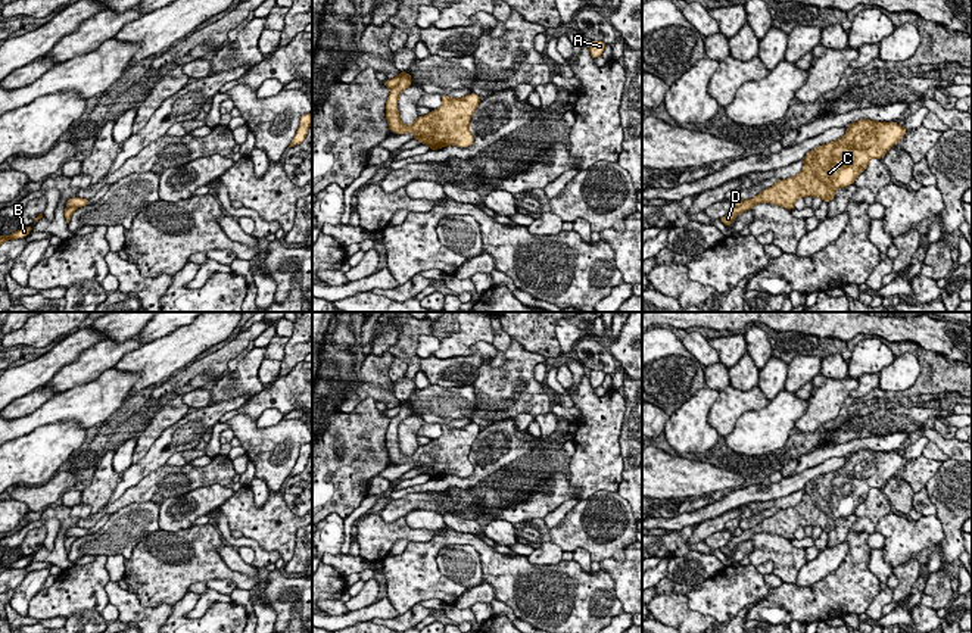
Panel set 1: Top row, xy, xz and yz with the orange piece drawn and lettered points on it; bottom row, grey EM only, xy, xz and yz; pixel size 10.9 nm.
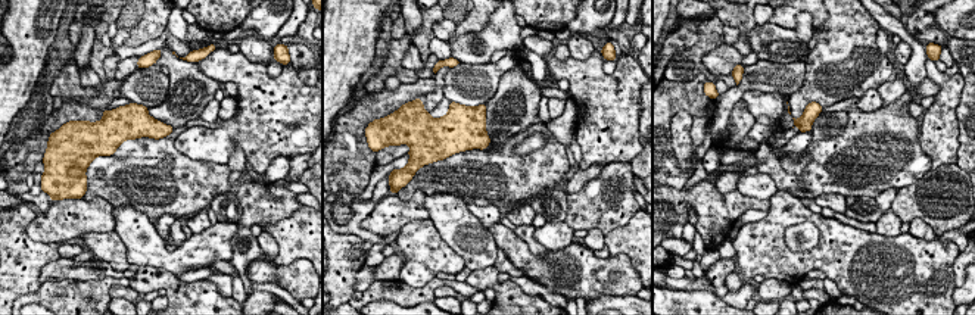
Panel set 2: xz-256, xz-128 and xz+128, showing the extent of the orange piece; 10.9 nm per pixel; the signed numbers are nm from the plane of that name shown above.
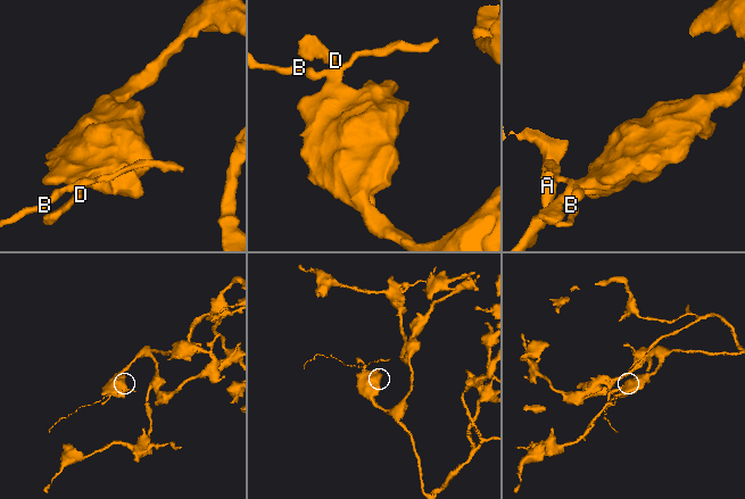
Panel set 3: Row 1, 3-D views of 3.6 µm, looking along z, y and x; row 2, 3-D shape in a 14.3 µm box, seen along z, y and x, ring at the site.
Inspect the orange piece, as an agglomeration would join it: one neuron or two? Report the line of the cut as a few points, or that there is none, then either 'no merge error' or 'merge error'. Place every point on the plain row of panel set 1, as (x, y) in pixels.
cut xz (410, 408), (402, 405), (392, 418); merge error

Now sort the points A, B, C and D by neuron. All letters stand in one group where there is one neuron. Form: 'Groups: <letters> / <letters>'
Groups: A C D / B

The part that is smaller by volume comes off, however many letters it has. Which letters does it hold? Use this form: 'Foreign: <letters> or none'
Foreign: B

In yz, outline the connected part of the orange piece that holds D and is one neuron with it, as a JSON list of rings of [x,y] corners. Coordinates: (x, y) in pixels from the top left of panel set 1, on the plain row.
[[[870,449],[853,452],[847,456],[844,467],[809,481],[800,503],[778,509],[770,518],[744,530],[741,536],[732,536],[720,551],[728,556],[736,545],[751,540],[757,533],[792,540],[798,527],[813,526],[829,531],[838,518],[854,514],[870,489],[882,489],[894,474],[903,470],[906,461],[897,452]]]

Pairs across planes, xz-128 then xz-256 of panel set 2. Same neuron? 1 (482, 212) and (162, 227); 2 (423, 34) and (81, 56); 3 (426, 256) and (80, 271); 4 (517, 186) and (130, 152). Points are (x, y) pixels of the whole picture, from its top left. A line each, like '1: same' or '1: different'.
1: same
2: different
3: different
4: same

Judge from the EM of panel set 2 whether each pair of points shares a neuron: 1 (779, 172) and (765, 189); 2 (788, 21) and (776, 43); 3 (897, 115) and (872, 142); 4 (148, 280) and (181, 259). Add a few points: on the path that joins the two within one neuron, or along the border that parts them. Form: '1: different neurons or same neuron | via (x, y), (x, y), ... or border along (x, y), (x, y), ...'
1: different neurons | border along (759, 171), (763, 171), (778, 189)
2: different neurons | border along (769, 21), (793, 30)
3: same neuron | via (893, 121), (878, 136)
4: different neurons | border along (139, 265), (165, 268), (176, 275)

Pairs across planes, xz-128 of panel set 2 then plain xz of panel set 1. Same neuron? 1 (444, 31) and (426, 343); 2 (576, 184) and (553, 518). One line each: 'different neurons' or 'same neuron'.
1: same neuron
2: same neuron

